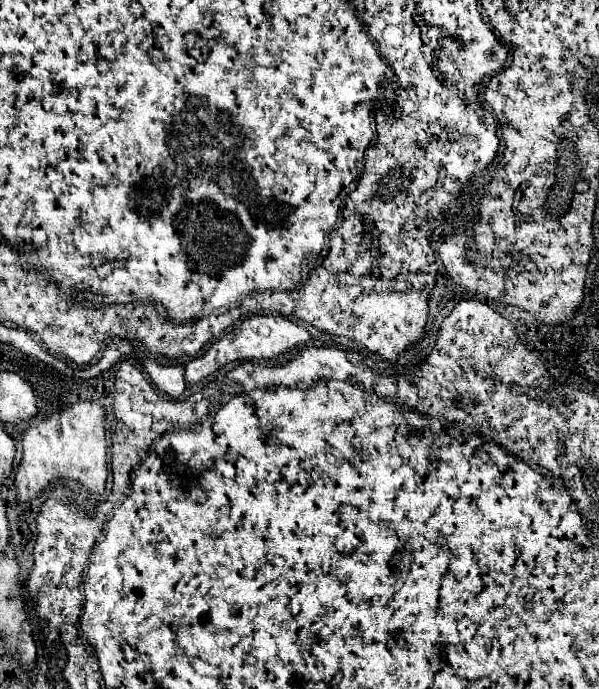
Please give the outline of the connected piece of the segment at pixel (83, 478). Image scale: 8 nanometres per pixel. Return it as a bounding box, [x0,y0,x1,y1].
[14,402,106,502]

